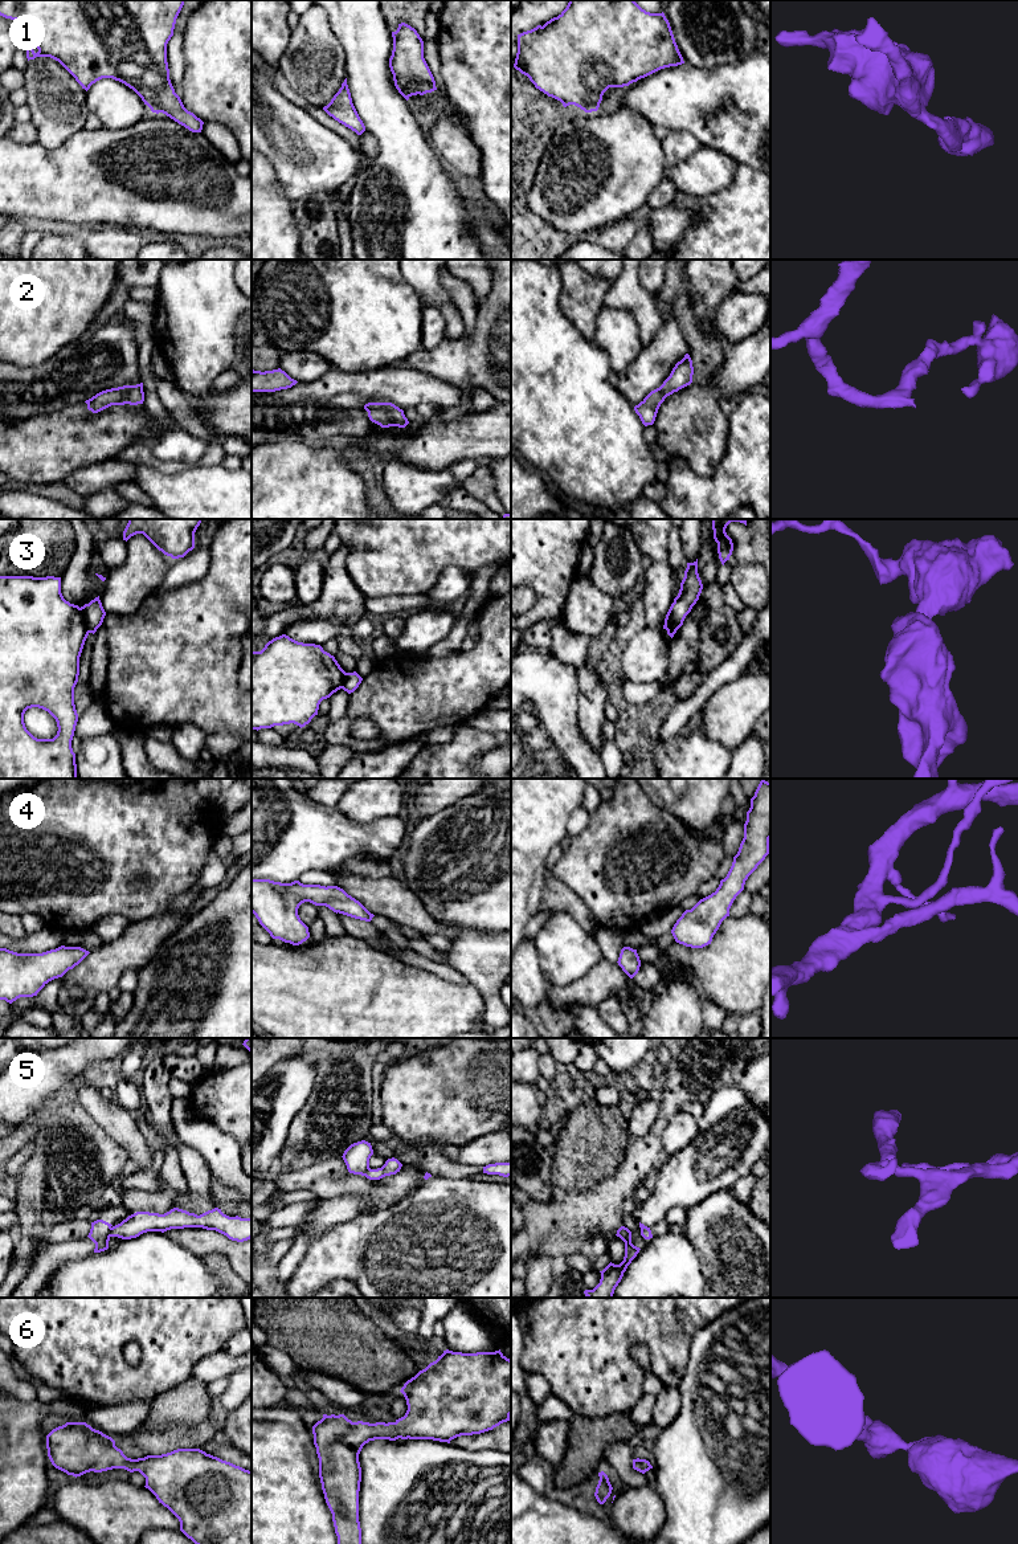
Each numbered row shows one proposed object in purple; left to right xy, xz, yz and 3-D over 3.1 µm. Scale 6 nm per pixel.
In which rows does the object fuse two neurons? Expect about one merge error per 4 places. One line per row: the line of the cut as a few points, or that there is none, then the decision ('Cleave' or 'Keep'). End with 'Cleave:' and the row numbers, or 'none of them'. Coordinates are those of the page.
1: No split. Keep
2: No split. Keep
3: Split along xy (80, 608), (89, 632). Cleave
4: No split. Keep
5: Split along xy (111, 1228), (109, 1236). Cleave
6: No split. Keep
Cleave: 3, 5

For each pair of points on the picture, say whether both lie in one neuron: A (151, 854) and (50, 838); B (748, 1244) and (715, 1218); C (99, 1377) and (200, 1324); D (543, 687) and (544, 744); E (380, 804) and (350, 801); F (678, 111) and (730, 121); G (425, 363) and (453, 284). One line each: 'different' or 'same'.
A: same
B: same
C: same
D: same
E: same
F: same
G: different

